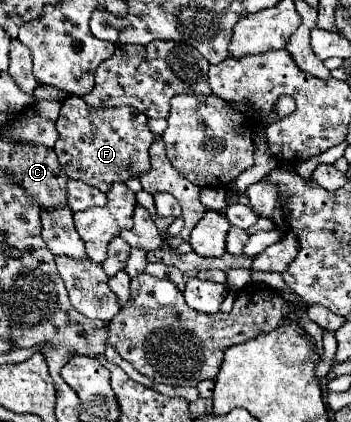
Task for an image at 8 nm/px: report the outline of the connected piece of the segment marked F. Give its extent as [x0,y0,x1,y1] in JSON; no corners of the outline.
[54,97,154,193]

